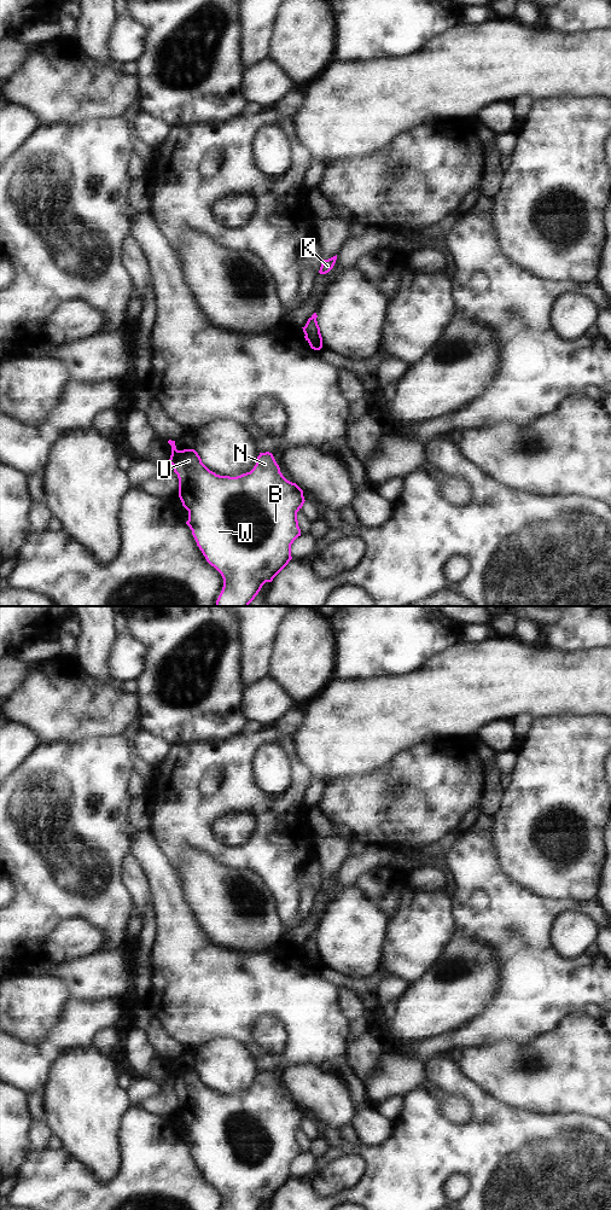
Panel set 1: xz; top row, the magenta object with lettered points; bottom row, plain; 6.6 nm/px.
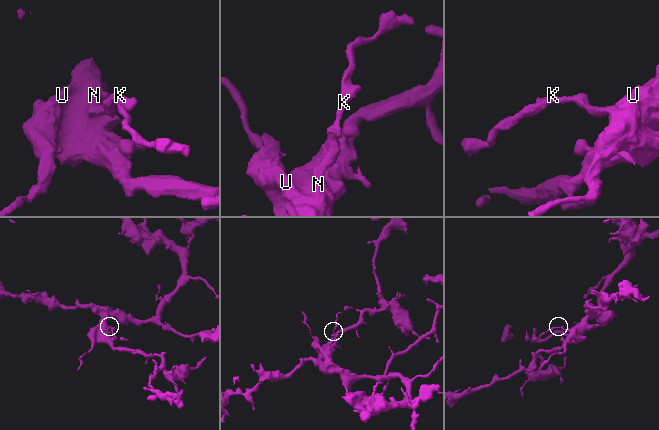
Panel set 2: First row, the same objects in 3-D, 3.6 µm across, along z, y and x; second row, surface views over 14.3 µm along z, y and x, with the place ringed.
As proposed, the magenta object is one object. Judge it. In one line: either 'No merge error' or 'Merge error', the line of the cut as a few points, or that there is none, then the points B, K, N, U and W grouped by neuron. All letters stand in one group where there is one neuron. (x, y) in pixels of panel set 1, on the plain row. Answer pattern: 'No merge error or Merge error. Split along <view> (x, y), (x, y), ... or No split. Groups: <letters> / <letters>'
No merge error. No split. Groups: B K N U W

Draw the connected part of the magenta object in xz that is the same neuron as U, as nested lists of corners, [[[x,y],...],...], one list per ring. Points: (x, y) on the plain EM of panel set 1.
[[[169,1058],[168,1061],[171,1064],[169,1082],[174,1084],[174,1090],[179,1096],[179,1116],[188,1129],[186,1142],[192,1148],[206,1180],[221,1192],[223,1197],[221,1210],[260,1210],[262,1204],[272,1200],[292,1177],[291,1163],[301,1154],[297,1130],[306,1119],[303,1109],[283,1094],[269,1070],[260,1071],[250,1090],[229,1095],[210,1089],[194,1068],[178,1069],[175,1059]]]

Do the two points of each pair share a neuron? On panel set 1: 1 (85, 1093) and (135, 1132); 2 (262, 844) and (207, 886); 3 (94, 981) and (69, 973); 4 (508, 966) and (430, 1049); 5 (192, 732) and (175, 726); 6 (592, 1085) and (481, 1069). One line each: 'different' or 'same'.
1: different
2: different
3: same
4: same
5: same
6: same

